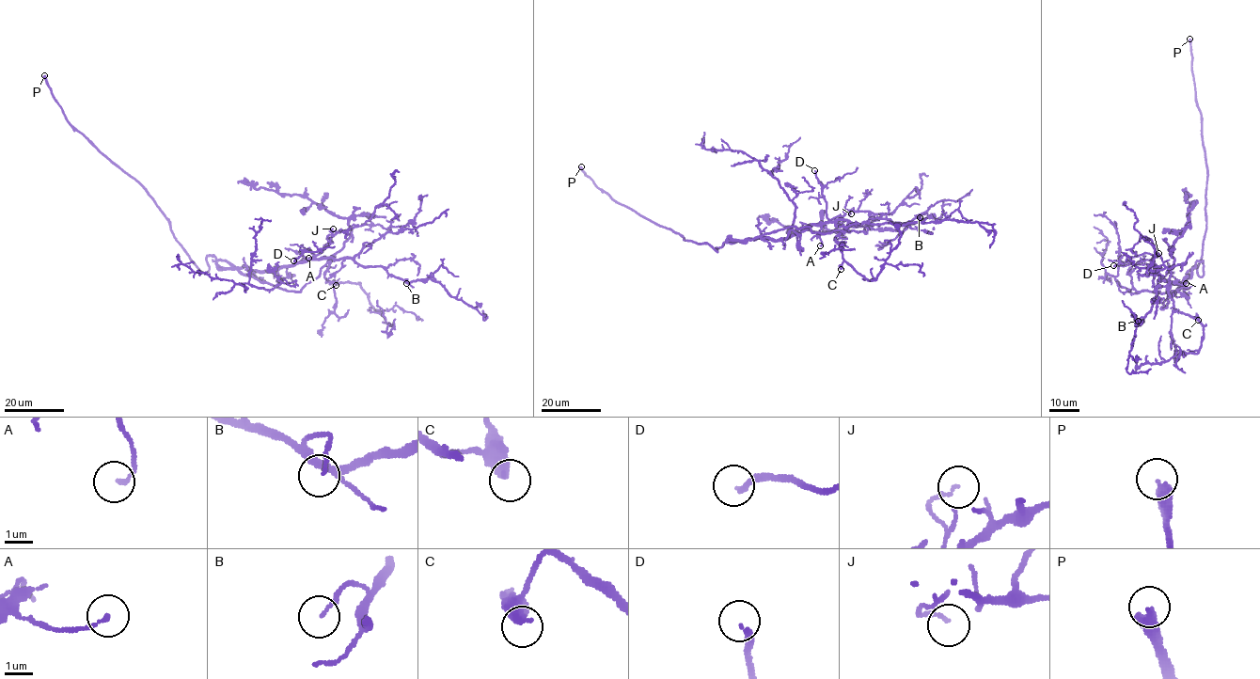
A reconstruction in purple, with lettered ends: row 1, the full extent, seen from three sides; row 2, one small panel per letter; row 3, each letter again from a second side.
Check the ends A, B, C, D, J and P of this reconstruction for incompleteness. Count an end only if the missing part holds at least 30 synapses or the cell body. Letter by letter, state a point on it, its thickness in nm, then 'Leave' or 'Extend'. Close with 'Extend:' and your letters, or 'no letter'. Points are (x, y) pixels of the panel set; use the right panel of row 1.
A: Place: (1186, 283). Thickness 150 nm. Leave
B: Place: (1138, 321). Thickness 130 nm. Leave
C: Place: (1198, 320). Thickness 480 nm. Leave
D: Place: (1113, 265). Thickness 190 nm. Extend
J: Place: (1158, 253). Thickness 120 nm. Leave
P: Place: (1189, 39). Thickness 420 nm. Extend
Extend: D, P

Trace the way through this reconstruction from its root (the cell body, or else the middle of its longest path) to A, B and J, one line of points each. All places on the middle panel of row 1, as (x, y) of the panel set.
A: (744, 242), (761, 237), (787, 239), (811, 225), (819, 225), (820, 245)
B: (744, 242), (761, 237), (787, 239), (811, 225), (826, 222), (894, 223), (900, 226), (918, 222), (920, 217)
J: (744, 242), (761, 237), (787, 239), (811, 225), (828, 223), (849, 210), (851, 213)

